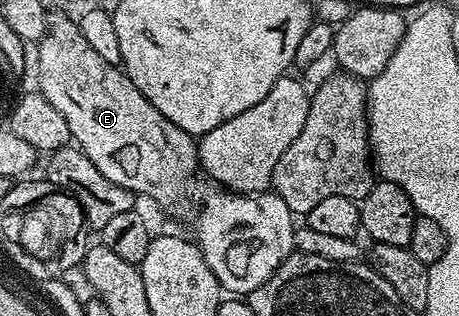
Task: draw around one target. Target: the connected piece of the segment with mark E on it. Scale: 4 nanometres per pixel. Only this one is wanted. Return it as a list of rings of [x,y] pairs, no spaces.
[[[70,17],[49,18],[46,33],[37,42],[38,48],[38,85],[42,97],[64,115],[64,123],[68,123],[71,138],[80,146],[82,153],[96,163],[100,175],[104,179],[112,179],[112,183],[120,183],[120,187],[128,187],[136,195],[142,193],[151,197],[166,213],[171,213],[180,220],[190,220],[194,224],[193,240],[204,255],[208,267],[212,267],[212,275],[216,275],[223,290],[230,295],[249,295],[256,291],[270,278],[295,252],[294,231],[295,214],[290,212],[288,203],[280,199],[272,191],[251,195],[249,193],[231,193],[222,188],[217,181],[200,172],[198,159],[198,141],[183,129],[178,129],[128,79],[128,75],[119,66],[108,63],[93,47],[88,47],[88,39],[80,35],[77,20]]]

